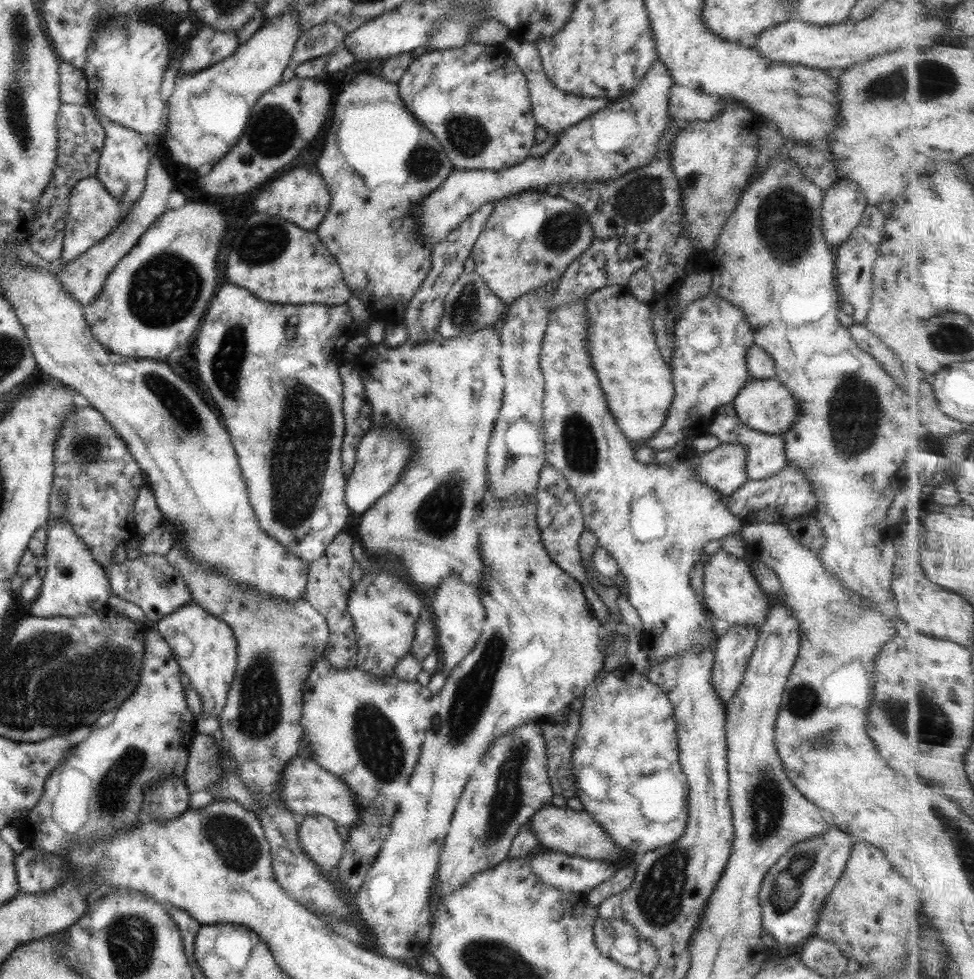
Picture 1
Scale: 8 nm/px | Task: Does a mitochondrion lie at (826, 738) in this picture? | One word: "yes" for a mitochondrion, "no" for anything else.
yes

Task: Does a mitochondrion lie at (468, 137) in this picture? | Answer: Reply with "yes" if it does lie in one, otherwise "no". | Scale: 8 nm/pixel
yes

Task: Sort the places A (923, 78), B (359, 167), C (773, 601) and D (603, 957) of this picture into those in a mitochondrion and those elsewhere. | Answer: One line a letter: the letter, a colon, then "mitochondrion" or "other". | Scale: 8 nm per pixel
A: mitochondrion
B: other
C: other
D: other

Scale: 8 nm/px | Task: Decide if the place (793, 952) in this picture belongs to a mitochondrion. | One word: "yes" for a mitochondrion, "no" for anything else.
no

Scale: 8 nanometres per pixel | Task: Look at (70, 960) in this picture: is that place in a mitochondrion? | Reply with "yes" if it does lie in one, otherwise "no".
no

